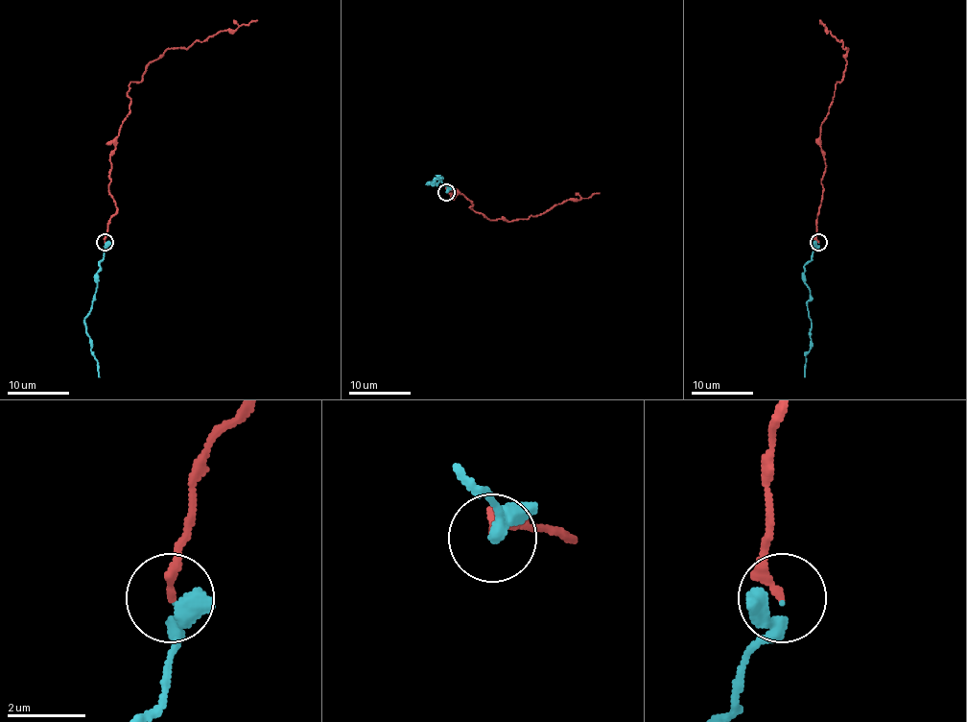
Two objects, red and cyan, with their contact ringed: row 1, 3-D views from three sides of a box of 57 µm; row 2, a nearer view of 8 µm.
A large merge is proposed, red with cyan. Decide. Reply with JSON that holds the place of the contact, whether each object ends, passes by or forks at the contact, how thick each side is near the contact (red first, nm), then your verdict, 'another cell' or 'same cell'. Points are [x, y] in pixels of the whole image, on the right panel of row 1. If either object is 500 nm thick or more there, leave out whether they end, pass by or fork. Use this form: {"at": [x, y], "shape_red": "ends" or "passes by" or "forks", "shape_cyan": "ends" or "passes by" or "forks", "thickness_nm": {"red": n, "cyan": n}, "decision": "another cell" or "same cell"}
{"at": [818, 242], "shape_red": "ends", "shape_cyan": "passes by", "thickness_nm": {"red": 240, "cyan": 240}, "decision": "same cell"}

